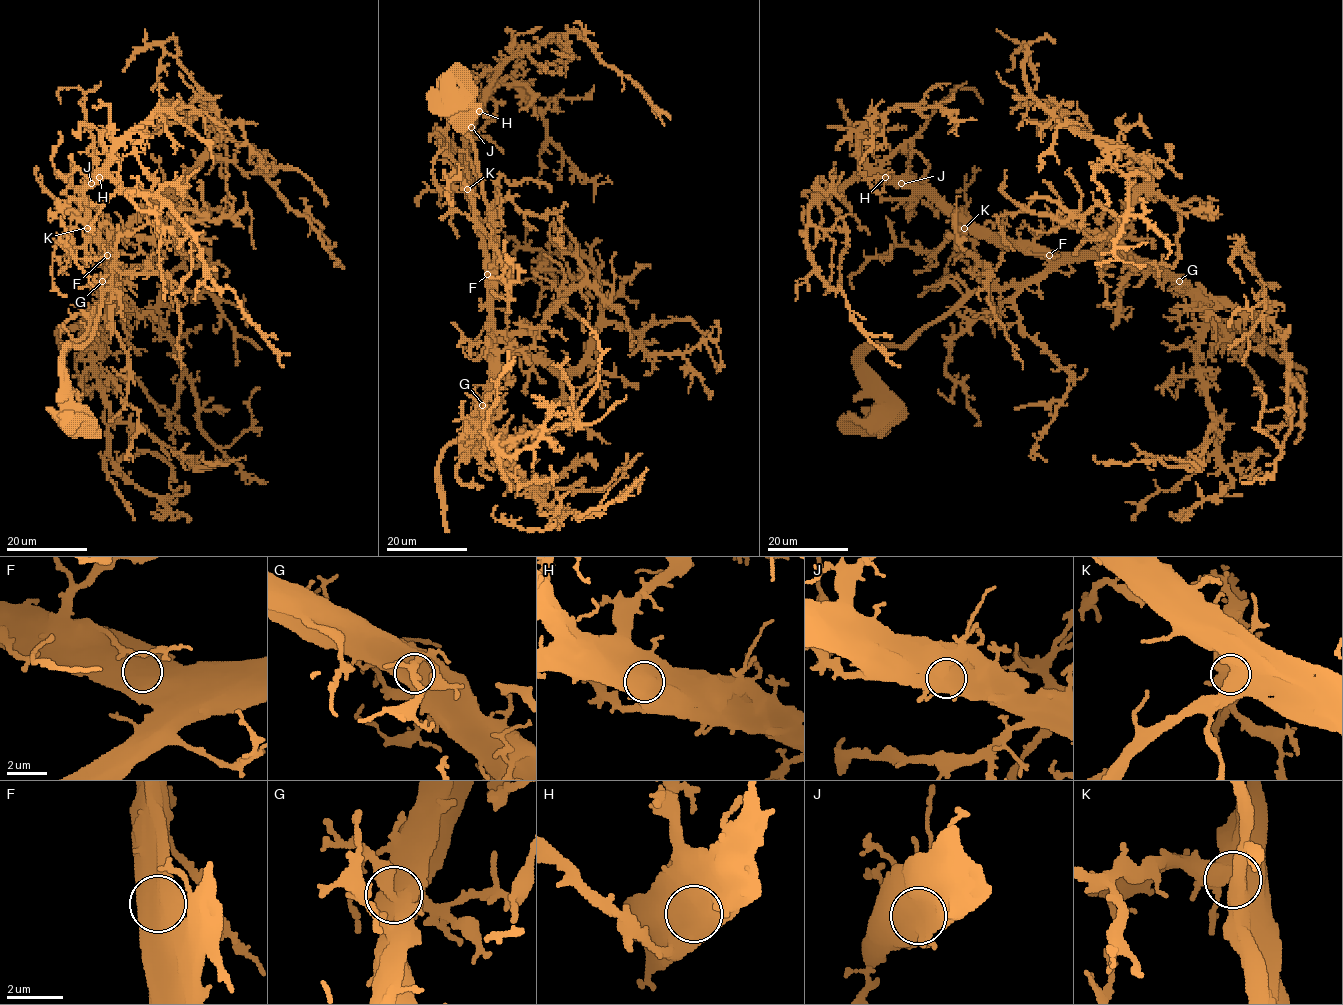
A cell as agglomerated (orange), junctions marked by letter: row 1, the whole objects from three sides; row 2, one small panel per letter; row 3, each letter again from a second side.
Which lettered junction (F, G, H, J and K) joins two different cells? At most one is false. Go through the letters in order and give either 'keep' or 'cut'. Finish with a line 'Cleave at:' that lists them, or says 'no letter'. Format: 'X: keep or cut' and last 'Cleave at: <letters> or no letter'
F: keep
G: keep
H: keep
J: keep
K: keep
Cleave at: no letter

